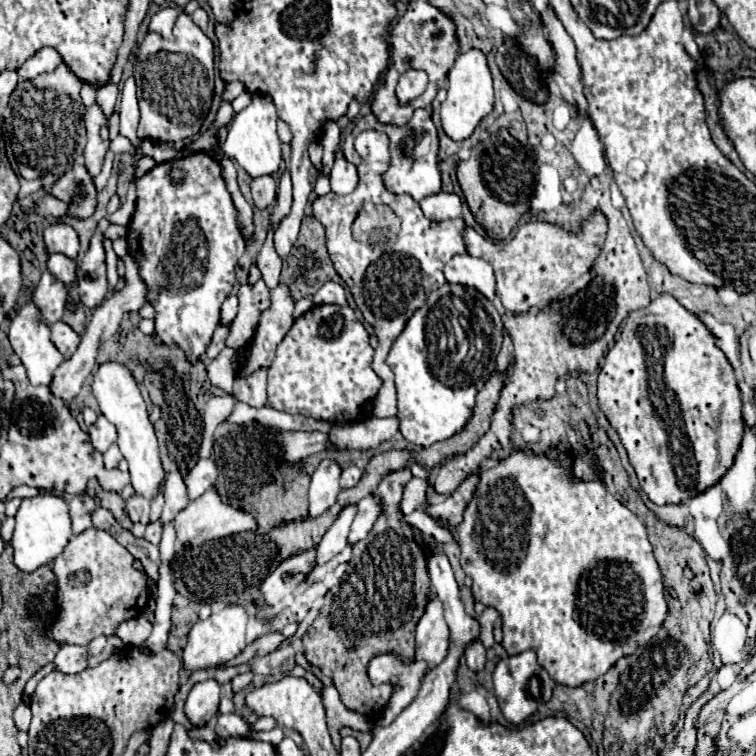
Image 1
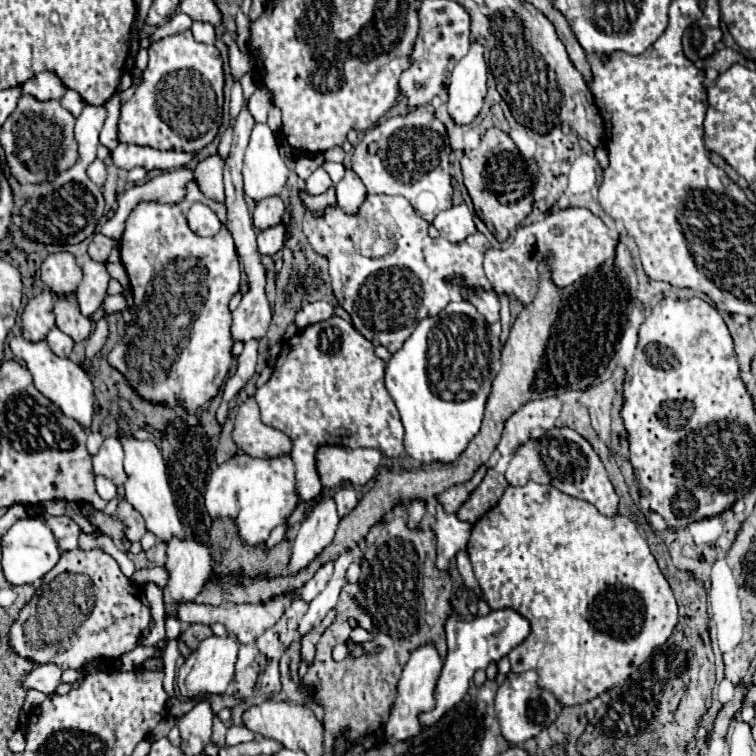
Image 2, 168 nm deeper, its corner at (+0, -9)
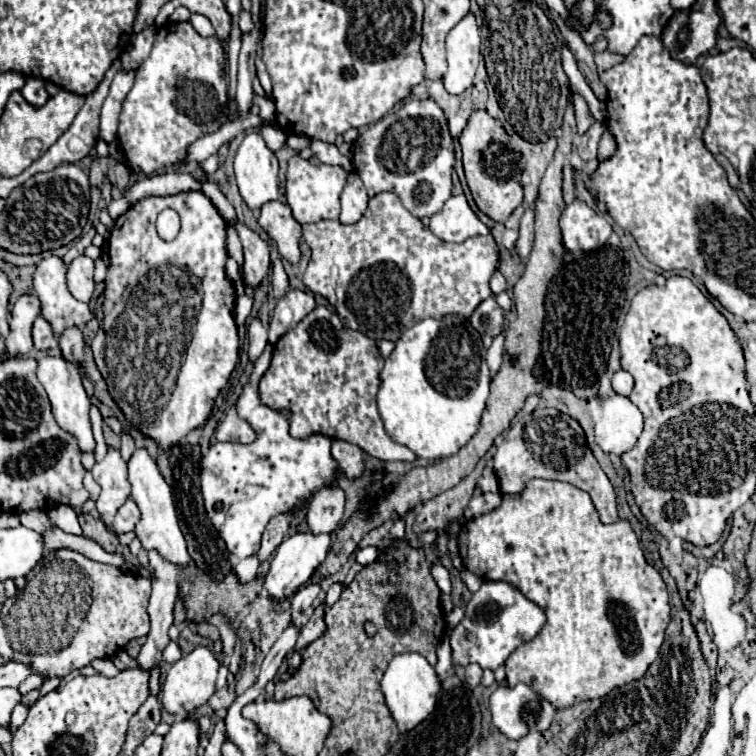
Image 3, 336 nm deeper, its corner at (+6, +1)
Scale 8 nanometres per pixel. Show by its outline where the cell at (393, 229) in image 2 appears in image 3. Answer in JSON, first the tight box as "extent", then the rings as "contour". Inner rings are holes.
{"extent":[302,191,500,341],"contour":[[[384,191],[384,193],[376,193],[374,197],[370,197],[368,201],[368,209],[364,213],[364,217],[358,221],[358,223],[352,223],[352,225],[342,225],[340,221],[318,221],[318,223],[304,223],[302,225],[302,237],[306,239],[306,243],[310,245],[312,249],[312,259],[308,263],[308,269],[306,269],[306,275],[304,275],[304,283],[306,287],[312,291],[312,293],[320,293],[324,295],[336,309],[338,317],[342,317],[342,323],[354,331],[360,331],[360,333],[366,333],[370,339],[376,339],[376,341],[382,341],[382,339],[390,339],[390,341],[396,341],[408,327],[412,327],[414,323],[426,319],[426,317],[442,317],[442,313],[462,313],[464,317],[470,317],[470,313],[474,311],[474,307],[484,301],[486,297],[492,295],[490,291],[490,277],[492,273],[498,269],[500,265],[500,251],[498,251],[498,245],[494,243],[492,235],[476,235],[476,237],[470,237],[466,239],[464,243],[446,243],[442,239],[438,239],[428,225],[424,225],[418,217],[414,217],[398,199],[396,193],[390,193],[390,191]]]}

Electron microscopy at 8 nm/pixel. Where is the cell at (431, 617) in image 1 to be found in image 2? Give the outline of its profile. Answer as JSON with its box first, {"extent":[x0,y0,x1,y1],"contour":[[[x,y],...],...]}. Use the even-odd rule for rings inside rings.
{"extent":[386,645,442,743],"contour":[[[424,645],[410,655],[410,659],[404,665],[402,675],[398,679],[396,699],[394,699],[392,709],[390,709],[390,719],[388,719],[388,725],[386,725],[388,743],[410,739],[412,735],[418,735],[422,731],[420,715],[428,713],[436,707],[434,689],[436,689],[436,681],[440,677],[440,671],[442,671],[442,659],[440,659],[438,651],[434,649],[434,645]]]}

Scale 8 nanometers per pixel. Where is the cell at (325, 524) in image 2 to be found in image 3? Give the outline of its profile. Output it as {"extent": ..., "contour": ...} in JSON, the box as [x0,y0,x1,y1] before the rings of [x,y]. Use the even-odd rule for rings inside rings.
{"extent":[264,531,330,599],"contour":[[[306,531],[306,533],[292,533],[292,535],[288,535],[280,543],[280,547],[276,549],[276,555],[272,559],[270,571],[264,577],[264,587],[268,589],[270,597],[274,597],[274,599],[288,597],[294,591],[298,591],[304,583],[308,583],[308,579],[312,577],[314,569],[324,561],[328,549],[330,549],[330,535],[328,533],[316,535],[316,533]]]}

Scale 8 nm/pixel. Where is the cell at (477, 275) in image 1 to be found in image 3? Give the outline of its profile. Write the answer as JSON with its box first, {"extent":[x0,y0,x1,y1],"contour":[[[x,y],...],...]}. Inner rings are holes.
{"extent":[470,297,504,337],"contour":[[[488,297],[486,301],[482,301],[482,303],[474,309],[474,313],[470,315],[472,327],[474,327],[480,335],[488,333],[488,335],[492,335],[492,337],[502,331],[502,319],[504,319],[502,309],[496,305],[494,297]]]}

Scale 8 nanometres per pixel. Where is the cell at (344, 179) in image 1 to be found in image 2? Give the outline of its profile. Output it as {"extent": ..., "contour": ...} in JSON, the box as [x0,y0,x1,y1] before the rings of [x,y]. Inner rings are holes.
{"extent":[336,171,368,215],"contour":[[[346,171],[344,179],[336,185],[336,197],[338,197],[338,207],[346,213],[346,215],[356,215],[356,211],[360,209],[360,203],[364,203],[368,191],[362,183],[362,179],[354,173],[354,171]]]}

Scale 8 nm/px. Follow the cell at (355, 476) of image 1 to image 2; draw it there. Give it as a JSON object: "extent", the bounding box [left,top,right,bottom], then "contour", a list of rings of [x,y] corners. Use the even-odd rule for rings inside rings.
{"extent":[332,485,360,517],"contour":[[[348,485],[336,489],[332,497],[334,497],[334,501],[336,501],[336,509],[338,509],[338,515],[340,515],[340,517],[348,515],[348,513],[356,507],[356,503],[358,503],[360,499],[359,494],[354,491],[352,487],[348,487]]]}

